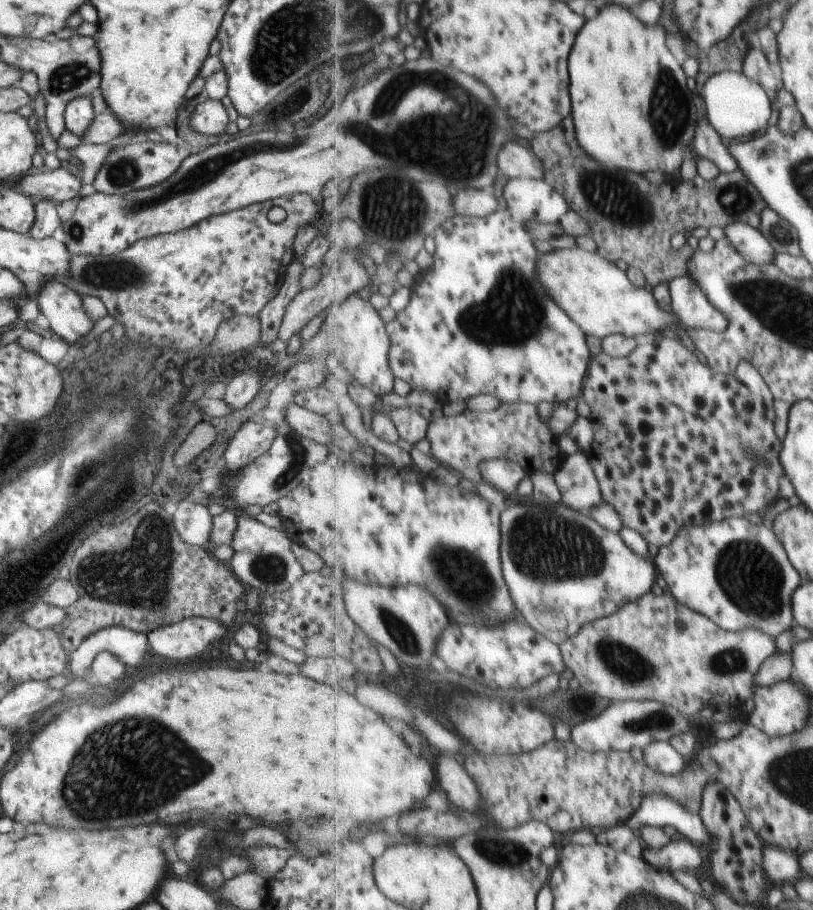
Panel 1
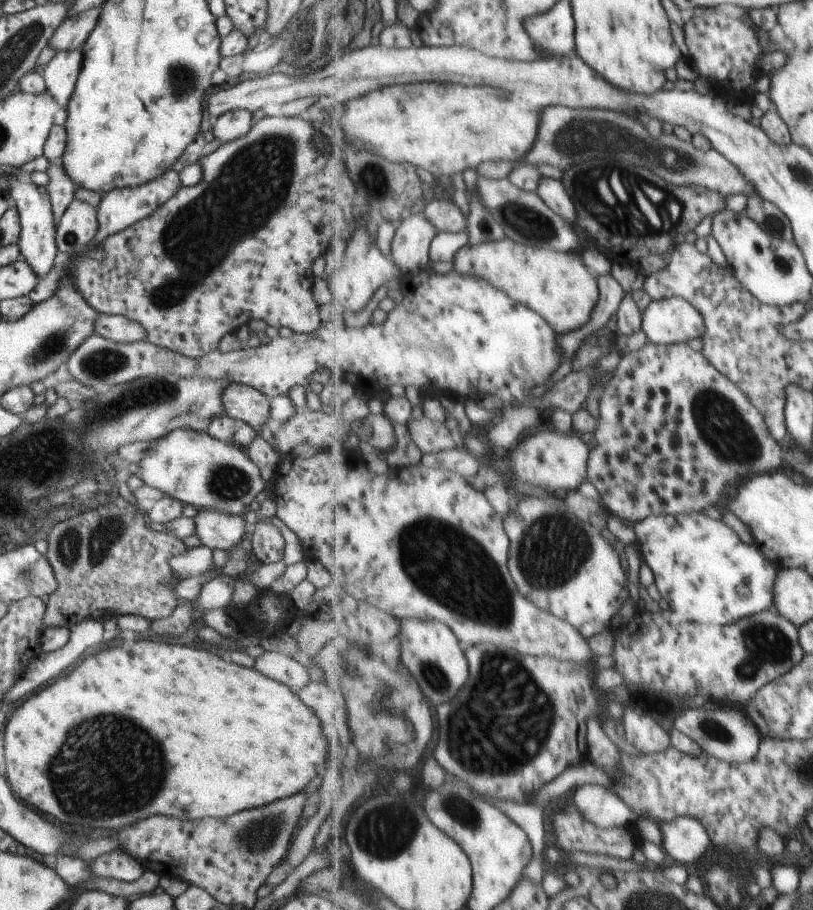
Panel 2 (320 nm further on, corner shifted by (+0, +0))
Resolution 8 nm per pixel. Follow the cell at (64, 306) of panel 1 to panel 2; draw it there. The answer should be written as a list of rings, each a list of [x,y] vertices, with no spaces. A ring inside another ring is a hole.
[[[8,176],[8,180],[9,186],[6,187],[6,193],[15,200],[15,208],[20,223],[18,248],[25,264],[33,270],[35,278],[41,280],[51,270],[53,259],[57,252],[54,238],[56,225],[49,198],[45,187],[39,188],[39,186],[35,186],[32,183],[19,182],[15,176]]]

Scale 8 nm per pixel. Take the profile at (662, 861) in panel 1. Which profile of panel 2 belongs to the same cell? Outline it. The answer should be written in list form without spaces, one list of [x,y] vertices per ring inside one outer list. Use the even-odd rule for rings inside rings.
[[[682,816],[674,821],[661,822],[660,830],[661,845],[681,864],[697,862],[711,846],[712,838],[697,818]]]

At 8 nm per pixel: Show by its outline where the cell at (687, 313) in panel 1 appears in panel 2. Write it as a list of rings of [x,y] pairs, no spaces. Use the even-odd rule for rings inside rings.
[[[685,298],[653,300],[642,311],[642,330],[648,341],[658,345],[686,343],[703,337],[703,315]]]

